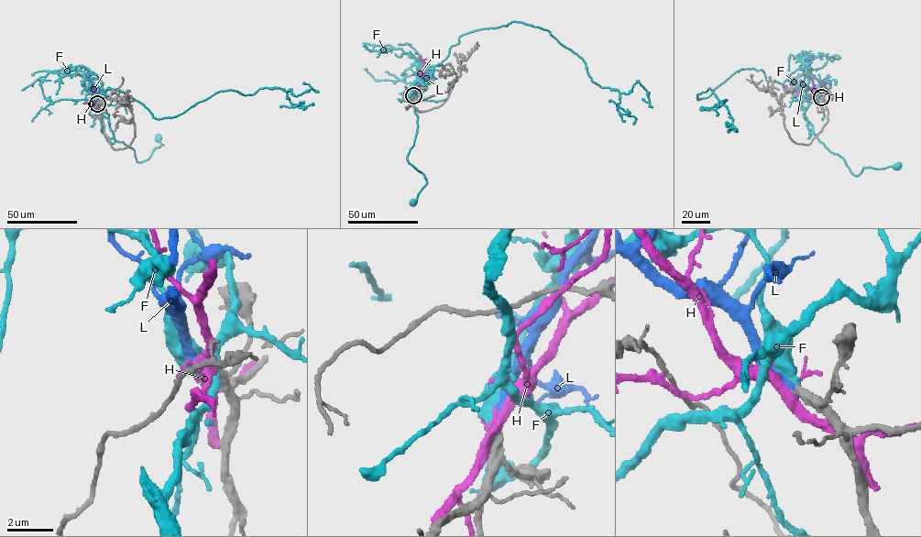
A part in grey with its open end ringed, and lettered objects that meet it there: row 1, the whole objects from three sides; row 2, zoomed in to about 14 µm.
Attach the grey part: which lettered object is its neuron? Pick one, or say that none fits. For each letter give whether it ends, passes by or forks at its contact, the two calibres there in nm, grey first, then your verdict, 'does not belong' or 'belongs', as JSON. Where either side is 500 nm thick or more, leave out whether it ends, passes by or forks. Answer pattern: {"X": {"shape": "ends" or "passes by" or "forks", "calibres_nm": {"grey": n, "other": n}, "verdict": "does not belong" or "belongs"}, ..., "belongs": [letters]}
{"F": {"calibres_nm": {"grey": 440, "other": 600}, "verdict": "does not belong"}, "H": {"shape": "forks", "calibres_nm": {"grey": 460, "other": 320}, "verdict": "does not belong"}, "L": {"shape": "ends", "calibres_nm": {"grey": 420, "other": 400}, "verdict": "belongs"}, "belongs": ["L"]}

